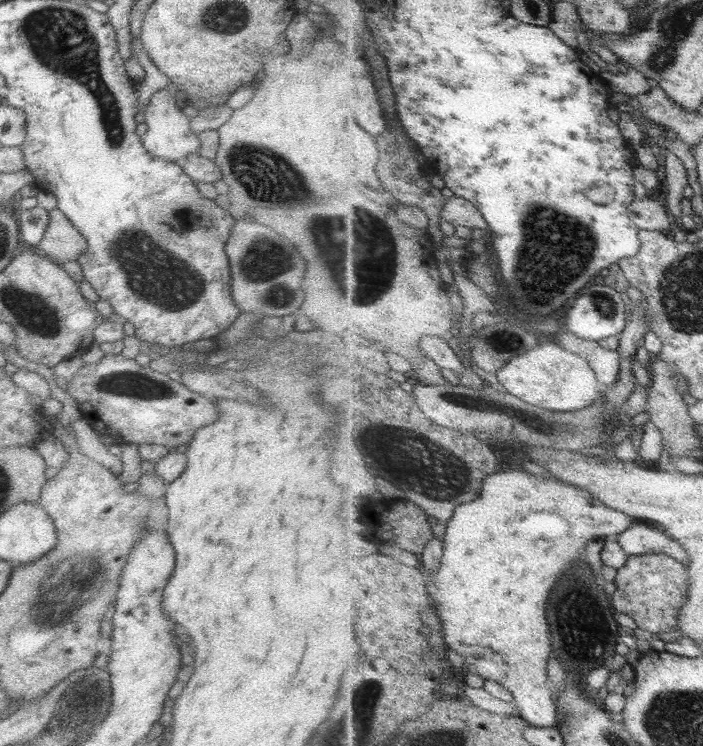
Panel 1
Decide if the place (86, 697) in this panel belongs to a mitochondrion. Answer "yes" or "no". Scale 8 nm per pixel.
yes

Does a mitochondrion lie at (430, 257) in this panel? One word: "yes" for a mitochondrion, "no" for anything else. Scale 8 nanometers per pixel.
no

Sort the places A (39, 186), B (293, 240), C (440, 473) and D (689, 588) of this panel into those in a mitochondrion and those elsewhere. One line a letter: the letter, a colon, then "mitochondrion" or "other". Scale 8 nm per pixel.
A: other
B: other
C: mitochondrion
D: other

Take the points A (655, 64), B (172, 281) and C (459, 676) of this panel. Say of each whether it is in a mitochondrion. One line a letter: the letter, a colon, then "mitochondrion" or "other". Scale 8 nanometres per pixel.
A: other
B: mitochondrion
C: other

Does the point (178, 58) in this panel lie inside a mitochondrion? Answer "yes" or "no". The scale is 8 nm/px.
no

